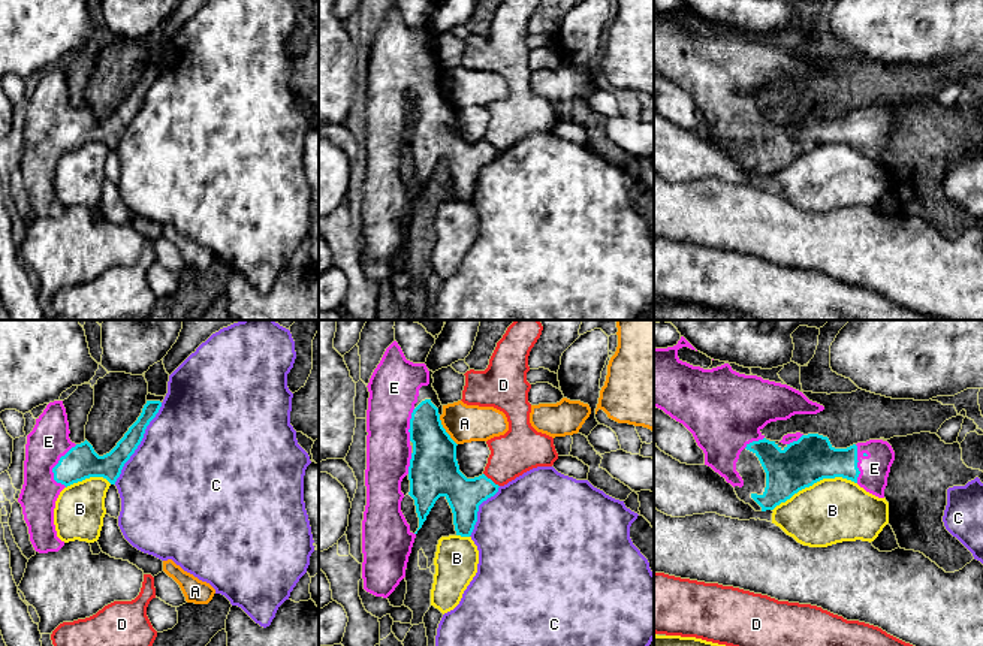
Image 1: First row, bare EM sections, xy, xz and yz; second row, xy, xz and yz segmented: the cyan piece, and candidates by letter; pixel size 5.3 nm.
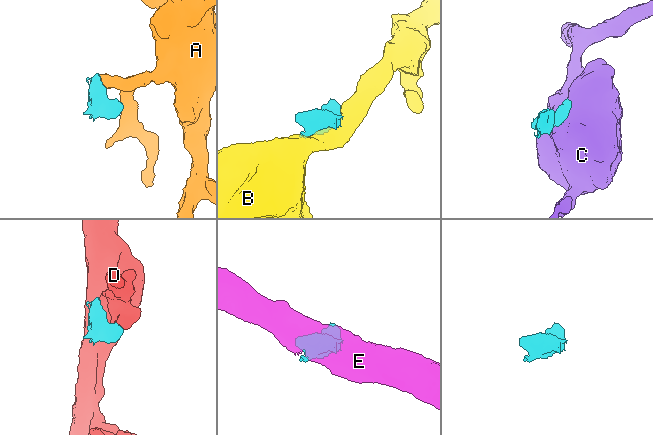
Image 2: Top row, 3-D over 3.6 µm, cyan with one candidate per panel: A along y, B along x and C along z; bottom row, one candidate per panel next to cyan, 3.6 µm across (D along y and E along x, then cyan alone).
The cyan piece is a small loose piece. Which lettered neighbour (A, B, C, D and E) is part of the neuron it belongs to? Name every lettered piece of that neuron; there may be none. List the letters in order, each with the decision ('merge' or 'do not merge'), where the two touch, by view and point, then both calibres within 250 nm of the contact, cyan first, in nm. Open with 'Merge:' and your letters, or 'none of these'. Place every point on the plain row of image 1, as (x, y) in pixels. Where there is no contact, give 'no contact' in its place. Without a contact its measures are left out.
Merge: E
A: do not merge | xz (445, 96) | 260/200 nm
B: do not merge | yz (814, 147) | 260/360 nm
C: do not merge | xy (139, 108) | 140/500 nm
D: do not merge | xz (490, 144) | 190/240 nm
E: merge | xy (56, 130) | 180/220 nm

